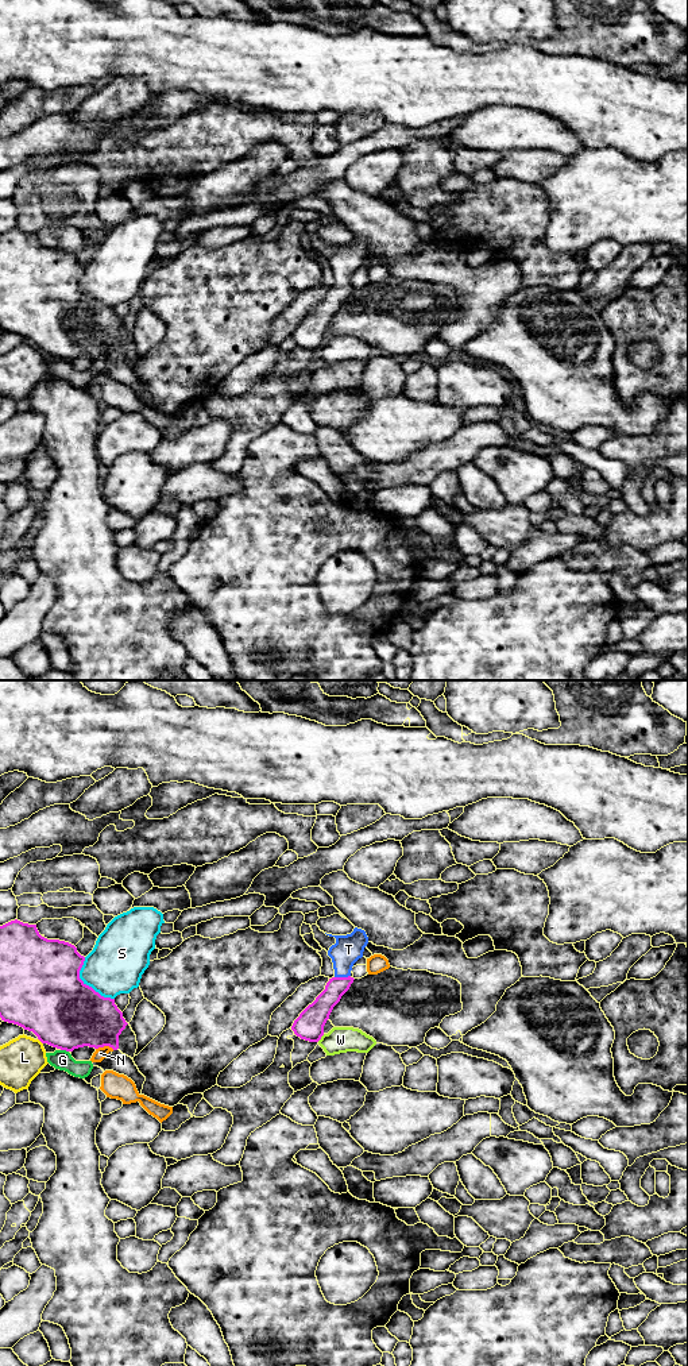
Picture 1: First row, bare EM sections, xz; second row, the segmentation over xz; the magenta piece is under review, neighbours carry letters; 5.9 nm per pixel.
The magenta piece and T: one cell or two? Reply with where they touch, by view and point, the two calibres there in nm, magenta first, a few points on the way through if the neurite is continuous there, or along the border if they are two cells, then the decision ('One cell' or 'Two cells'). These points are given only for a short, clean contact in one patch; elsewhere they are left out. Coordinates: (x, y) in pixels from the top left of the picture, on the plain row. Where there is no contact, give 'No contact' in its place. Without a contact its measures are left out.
Touches magenta at xz (341, 286). Thickness 140 nm (magenta) against 170 nm. Path across: xz (319, 320), (341, 286), (343, 265), (348, 258). One cell

